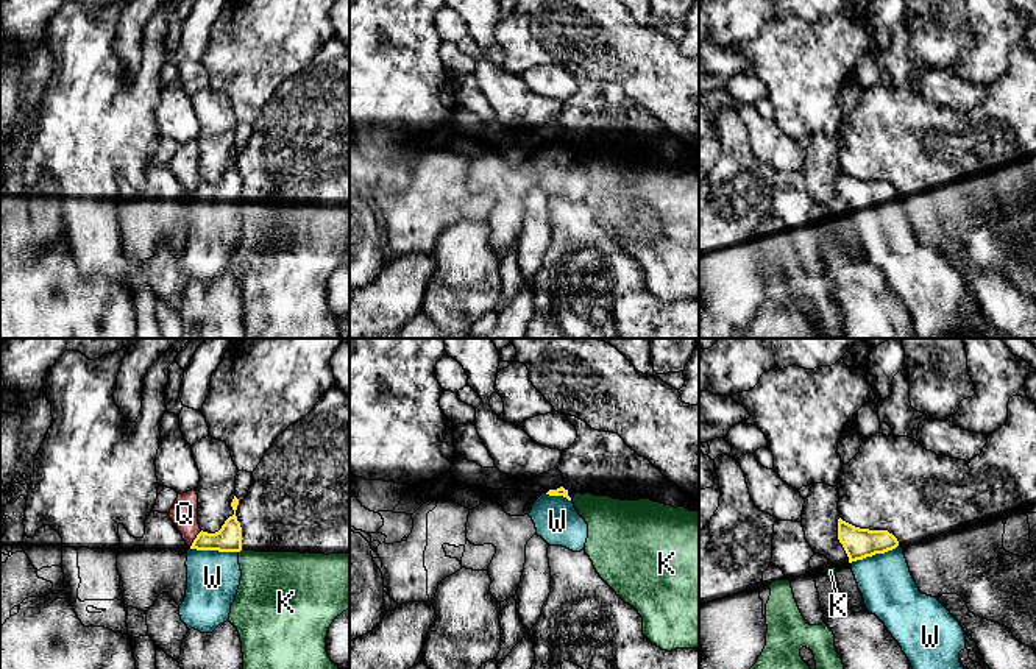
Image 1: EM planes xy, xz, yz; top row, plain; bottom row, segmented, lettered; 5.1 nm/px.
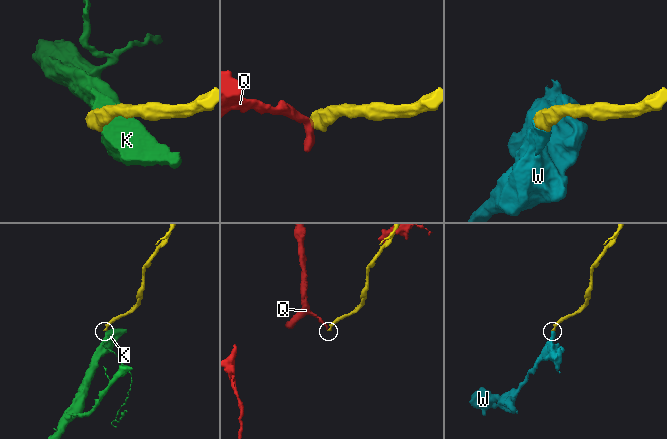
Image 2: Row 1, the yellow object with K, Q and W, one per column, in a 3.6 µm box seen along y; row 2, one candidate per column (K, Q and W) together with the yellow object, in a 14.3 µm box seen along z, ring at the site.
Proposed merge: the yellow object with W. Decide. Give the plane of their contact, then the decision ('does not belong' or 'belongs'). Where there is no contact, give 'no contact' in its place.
xy | belongs

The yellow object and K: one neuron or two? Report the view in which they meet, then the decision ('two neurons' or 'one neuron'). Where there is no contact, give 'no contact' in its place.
no contact; two neurons

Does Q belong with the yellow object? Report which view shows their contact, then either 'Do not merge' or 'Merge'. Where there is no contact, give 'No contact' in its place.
Touches yellow in xy. Do not merge

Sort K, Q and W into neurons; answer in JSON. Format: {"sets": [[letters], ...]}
{"sets": [["K"], ["Q"], ["W"]]}

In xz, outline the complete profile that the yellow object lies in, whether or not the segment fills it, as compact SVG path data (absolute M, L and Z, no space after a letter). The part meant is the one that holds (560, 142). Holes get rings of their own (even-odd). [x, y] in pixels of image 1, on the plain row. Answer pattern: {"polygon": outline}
{"polygon": "M563 137L543 143L529 164L537 186L549 196L562 196L573 203L585 201L588 175L576 161Z"}

